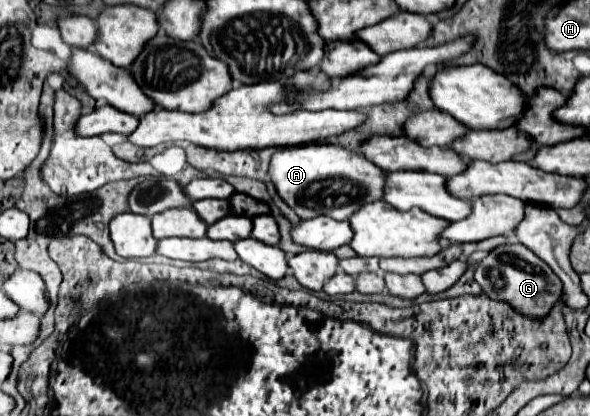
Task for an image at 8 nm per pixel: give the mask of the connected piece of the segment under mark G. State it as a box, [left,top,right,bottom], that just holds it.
[475,245,563,321]

